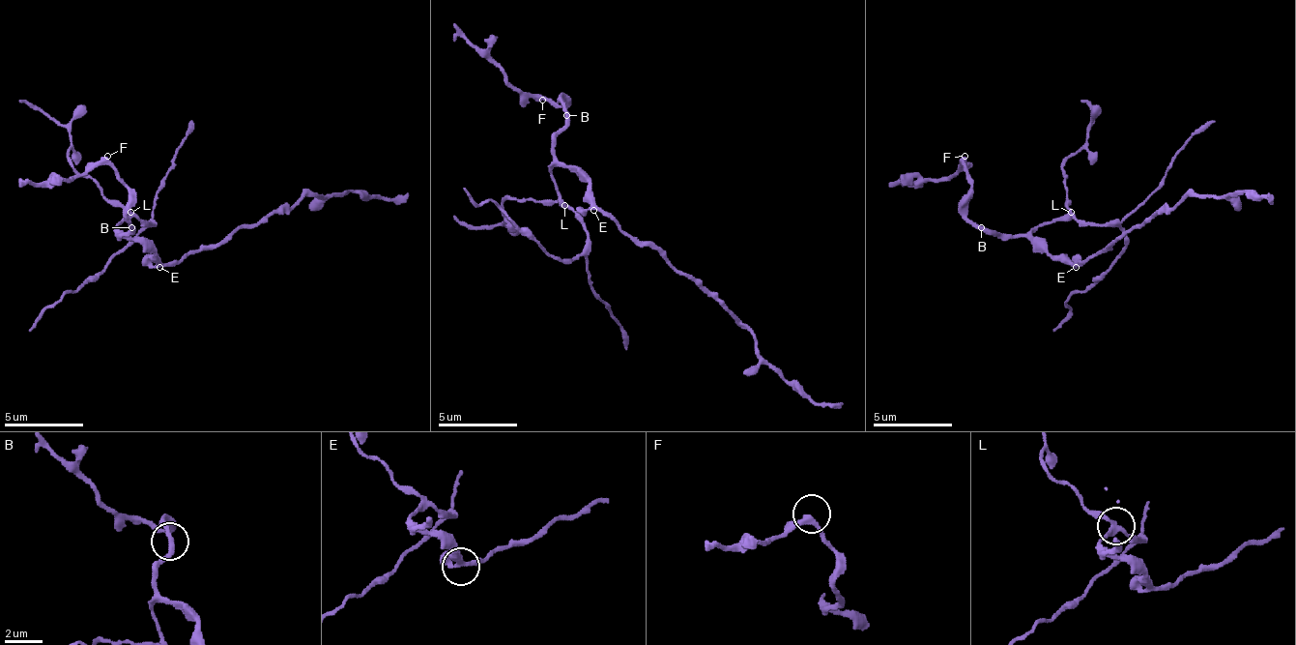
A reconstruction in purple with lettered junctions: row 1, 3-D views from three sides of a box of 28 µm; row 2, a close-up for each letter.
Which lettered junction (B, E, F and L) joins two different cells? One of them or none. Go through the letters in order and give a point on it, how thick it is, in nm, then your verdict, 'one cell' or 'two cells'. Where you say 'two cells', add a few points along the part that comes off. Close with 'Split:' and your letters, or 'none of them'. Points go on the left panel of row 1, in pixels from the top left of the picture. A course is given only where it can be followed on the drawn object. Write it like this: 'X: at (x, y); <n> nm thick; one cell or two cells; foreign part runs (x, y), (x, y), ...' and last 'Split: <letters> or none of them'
B: at (131, 227); 280 nm thick; one cell
E: at (159, 267); 280 nm thick; one cell
F: at (107, 156); 280 nm thick; one cell
L: at (130, 212); 240 nm thick; two cells; foreign part runs (131, 211), (143, 223), (151, 223), (60, 299), (41, 310), (29, 330)
Split: L

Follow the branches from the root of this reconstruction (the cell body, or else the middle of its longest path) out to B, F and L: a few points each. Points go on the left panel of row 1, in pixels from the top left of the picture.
B: (159, 259), (139, 239), (120, 235), (131, 227)
F: (159, 259), (139, 239), (120, 235), (131, 227), (124, 216), (128, 207), (128, 188), (107, 156)
L: (159, 259), (139, 239), (124, 235), (116, 227), (131, 211)

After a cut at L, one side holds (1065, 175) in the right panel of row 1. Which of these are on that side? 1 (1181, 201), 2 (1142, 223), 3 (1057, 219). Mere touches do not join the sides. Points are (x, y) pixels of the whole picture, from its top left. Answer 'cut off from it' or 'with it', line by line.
1: cut off from it
2: cut off from it
3: cut off from it

